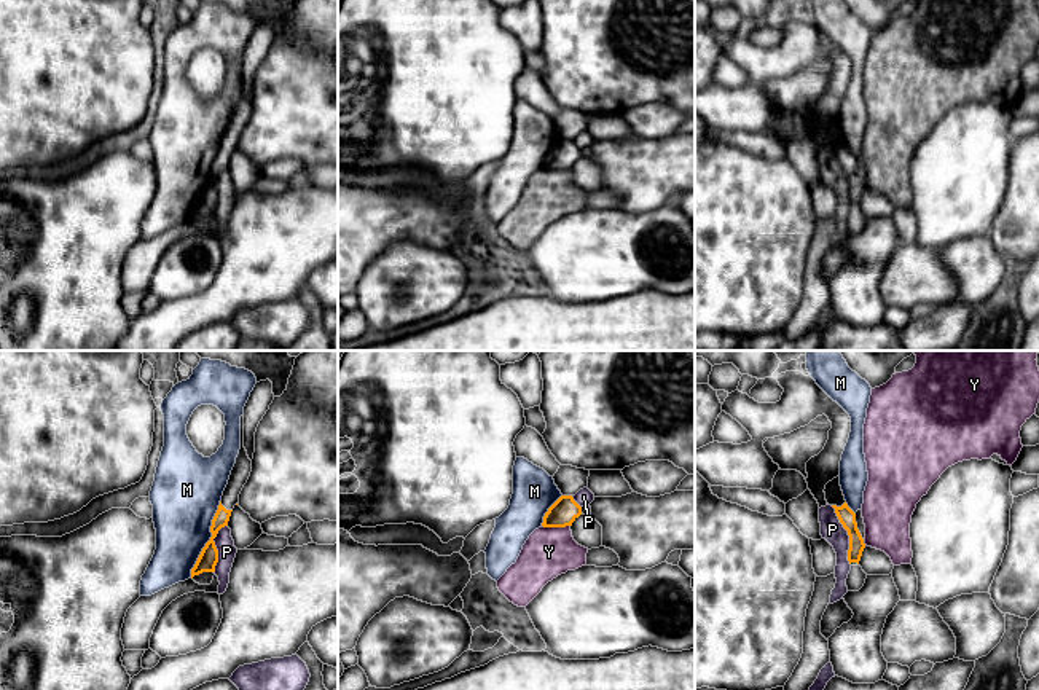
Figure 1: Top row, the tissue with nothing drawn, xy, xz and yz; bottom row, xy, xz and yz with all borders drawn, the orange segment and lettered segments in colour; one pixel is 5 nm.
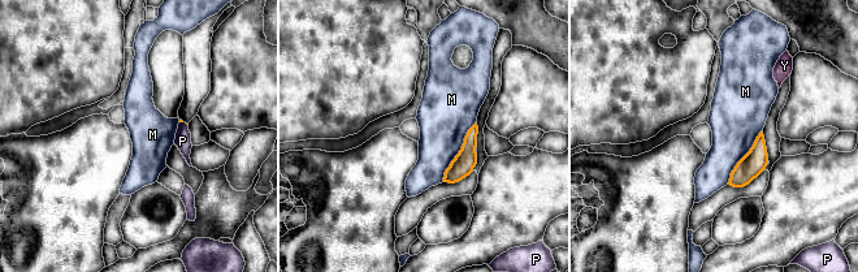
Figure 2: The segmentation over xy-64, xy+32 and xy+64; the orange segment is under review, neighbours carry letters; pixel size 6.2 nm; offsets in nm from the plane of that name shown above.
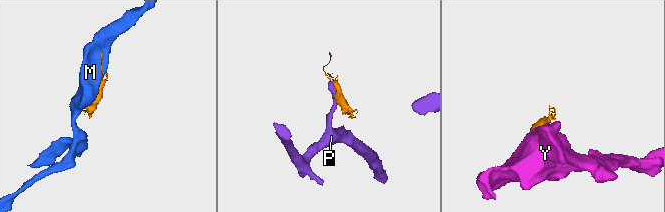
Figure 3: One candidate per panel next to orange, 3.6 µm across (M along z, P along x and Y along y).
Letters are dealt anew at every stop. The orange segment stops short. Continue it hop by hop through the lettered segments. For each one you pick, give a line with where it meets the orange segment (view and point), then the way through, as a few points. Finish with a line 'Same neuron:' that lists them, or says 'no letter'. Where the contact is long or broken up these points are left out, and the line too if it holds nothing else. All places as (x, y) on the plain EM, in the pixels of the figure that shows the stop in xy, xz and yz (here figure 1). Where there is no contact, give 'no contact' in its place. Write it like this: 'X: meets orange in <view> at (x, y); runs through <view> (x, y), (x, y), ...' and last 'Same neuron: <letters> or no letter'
Same neuron: no letter

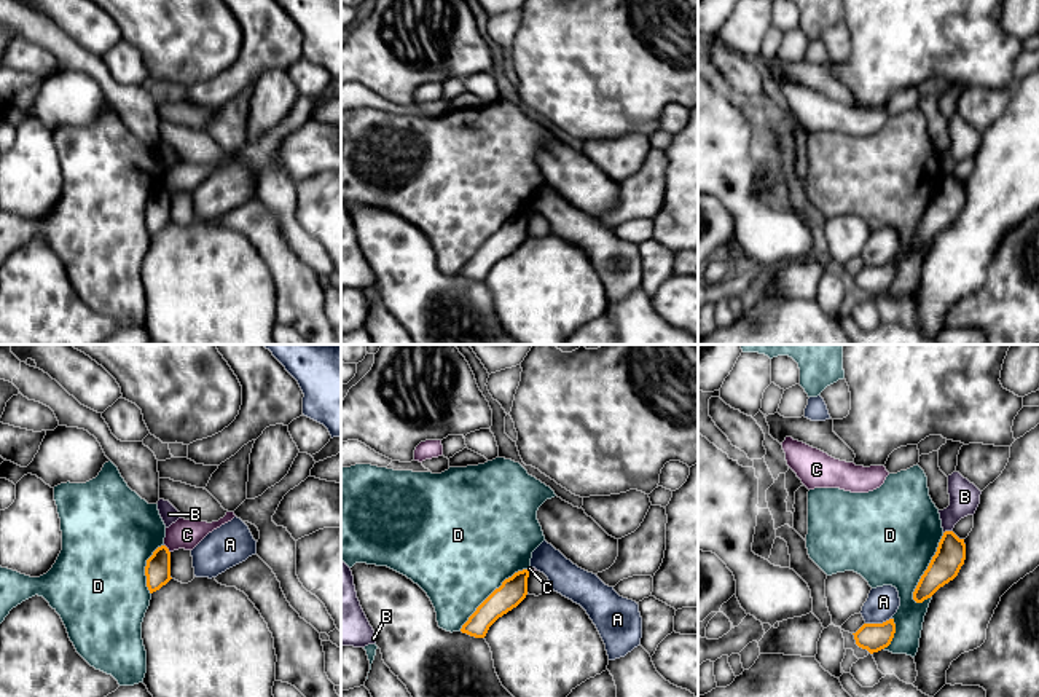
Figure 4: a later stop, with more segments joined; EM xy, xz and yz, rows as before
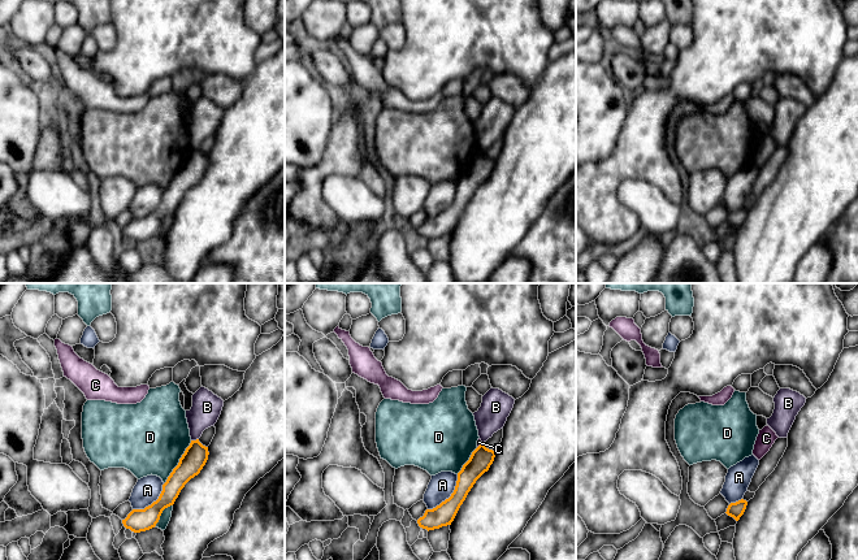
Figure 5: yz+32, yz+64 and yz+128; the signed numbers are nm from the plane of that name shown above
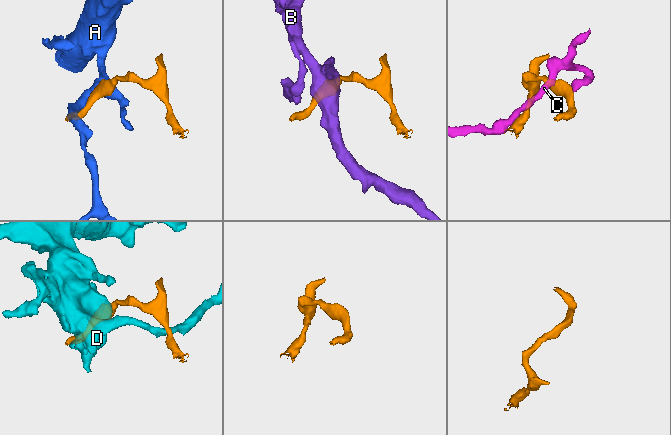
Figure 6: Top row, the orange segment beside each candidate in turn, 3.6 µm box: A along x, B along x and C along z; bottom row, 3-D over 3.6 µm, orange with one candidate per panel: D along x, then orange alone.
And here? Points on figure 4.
Same neuron: no letter

